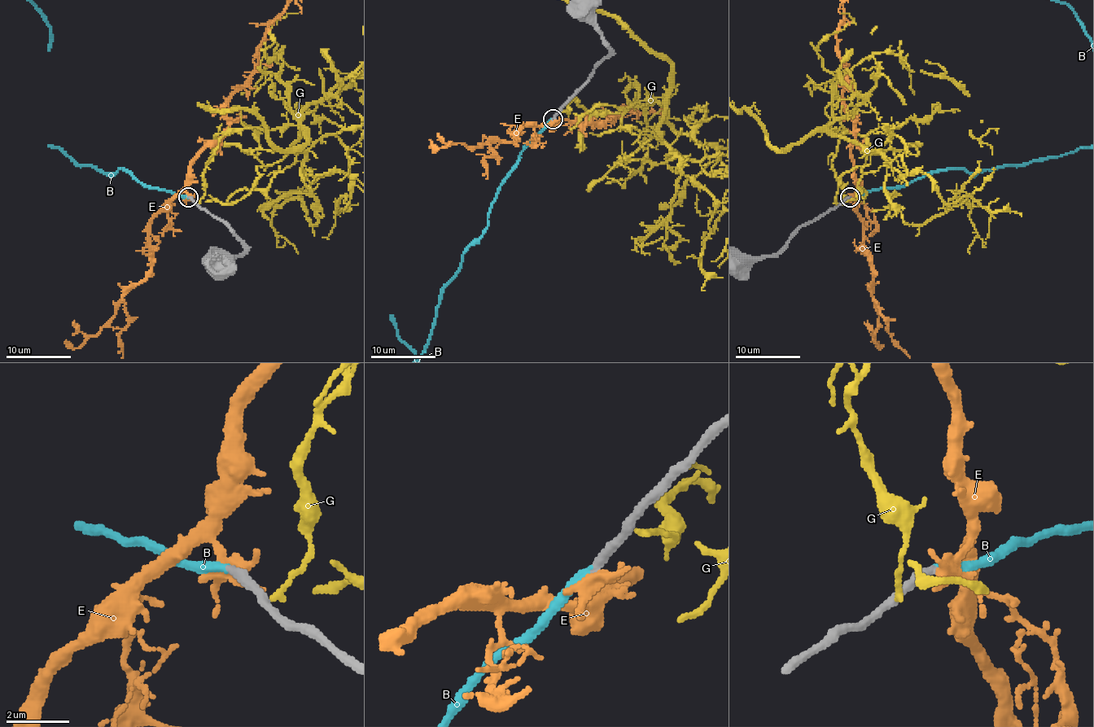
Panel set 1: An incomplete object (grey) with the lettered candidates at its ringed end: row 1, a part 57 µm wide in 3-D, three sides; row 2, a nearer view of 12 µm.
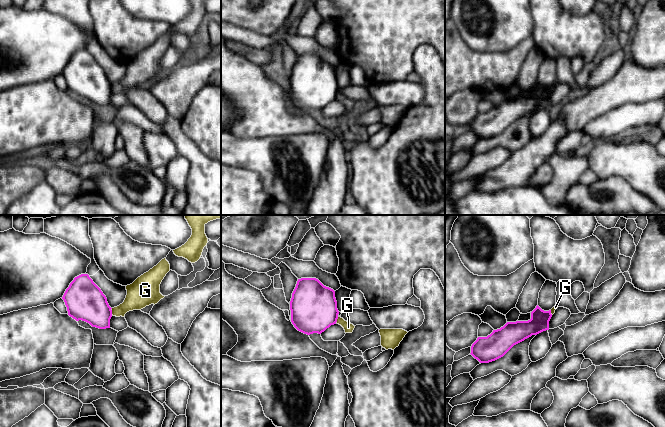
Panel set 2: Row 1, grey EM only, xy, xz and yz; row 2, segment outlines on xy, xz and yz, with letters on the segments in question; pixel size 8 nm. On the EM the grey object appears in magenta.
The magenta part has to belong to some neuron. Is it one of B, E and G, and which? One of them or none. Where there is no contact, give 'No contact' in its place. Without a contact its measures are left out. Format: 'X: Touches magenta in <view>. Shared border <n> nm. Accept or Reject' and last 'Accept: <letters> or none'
B: No contact. Accept
E: No contact. Reject
G: Touches magenta in xy. Shared border 60 nm. Reject
Accept: B

